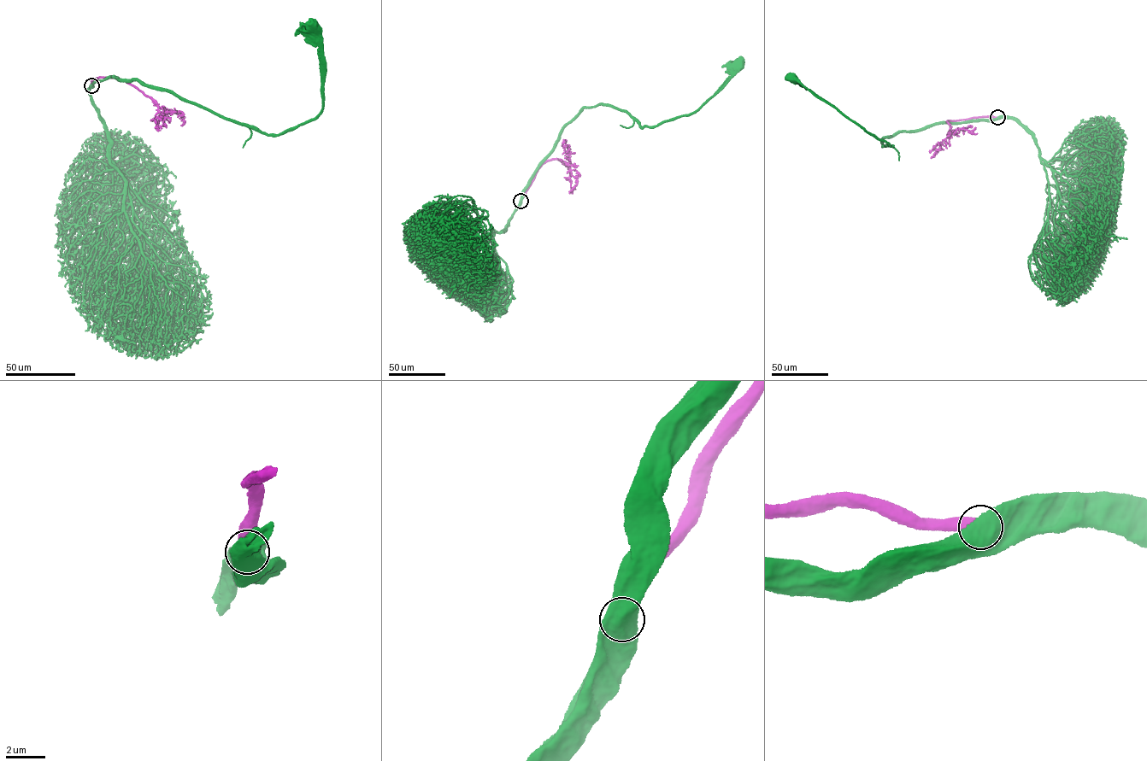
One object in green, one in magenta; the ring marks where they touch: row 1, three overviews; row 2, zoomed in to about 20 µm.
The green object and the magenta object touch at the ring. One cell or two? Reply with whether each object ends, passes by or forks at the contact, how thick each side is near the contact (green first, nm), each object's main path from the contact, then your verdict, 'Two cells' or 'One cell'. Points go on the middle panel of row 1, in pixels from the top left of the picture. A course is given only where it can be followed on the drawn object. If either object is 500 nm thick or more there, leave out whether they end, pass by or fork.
Thickness 950 nm (green) against 700 nm. Course of green: (521, 201), (563, 128), (583, 108), (604, 103), (626, 111), (642, 127), (658, 125), (698, 109), (740, 63). Course of magenta: (520, 201), (543, 163), (555, 158), (567, 165), (571, 174), (577, 178), (577, 184), (569, 193). Two cells

